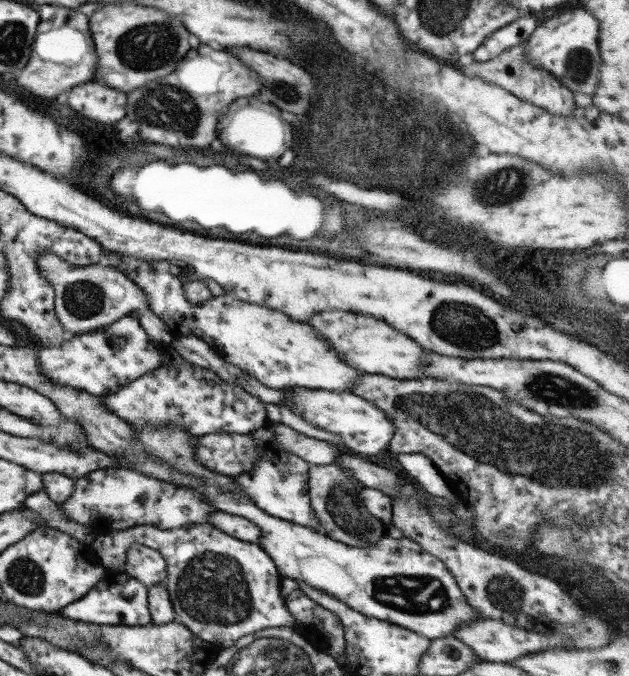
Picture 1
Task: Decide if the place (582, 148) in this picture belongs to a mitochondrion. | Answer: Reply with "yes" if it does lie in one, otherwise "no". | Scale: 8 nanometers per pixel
no

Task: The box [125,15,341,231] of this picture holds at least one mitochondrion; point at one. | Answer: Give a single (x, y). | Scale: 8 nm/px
(152, 104)

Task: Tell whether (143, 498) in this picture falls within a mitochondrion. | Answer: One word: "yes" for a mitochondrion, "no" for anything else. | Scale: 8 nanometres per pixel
yes

